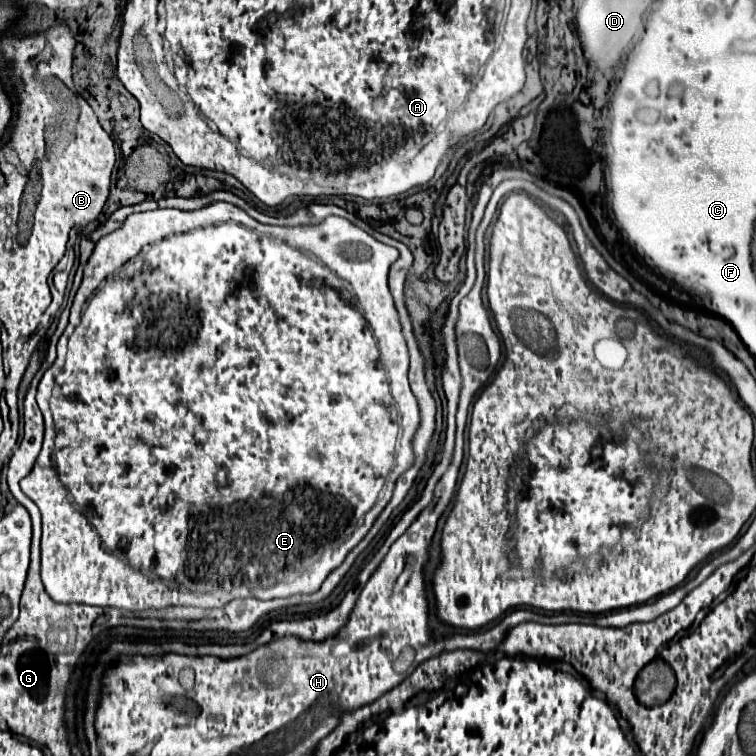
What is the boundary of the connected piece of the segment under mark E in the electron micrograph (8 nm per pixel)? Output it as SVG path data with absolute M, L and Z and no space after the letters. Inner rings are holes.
M213 203L213 205L207 205L207 207L203 207L203 209L201 209L201 211L191 211L191 213L185 213L185 211L179 211L179 209L155 209L155 211L147 211L147 213L135 213L135 215L131 215L131 217L127 217L127 221L125 221L125 223L123 223L123 227L121 227L121 229L117 229L117 231L113 231L113 233L111 233L111 235L105 235L105 237L101 237L101 239L99 239L99 241L97 241L97 245L95 245L95 249L93 249L93 255L91 255L91 259L89 259L89 263L87 263L87 267L85 267L85 273L83 273L83 283L81 283L81 287L79 287L79 291L77 291L77 295L75 295L75 299L73 299L73 305L71 305L71 317L69 317L69 322L68 322L68 325L67 325L67 327L66 327L66 329L65 329L65 330L64 330L64 332L63 332L63 334L62 334L62 336L61 336L61 337L60 337L60 338L59 338L59 341L58 341L58 343L57 343L57 357L56 357L56 360L55 360L55 362L54 362L54 363L53 363L53 365L52 365L52 366L51 366L51 367L50 367L50 368L49 368L49 369L48 369L48 370L47 370L47 371L46 371L46 372L45 372L45 373L44 373L44 375L43 375L43 377L42 377L42 379L41 379L41 381L40 381L40 382L39 382L39 385L38 385L38 389L37 389L37 394L36 394L36 401L37 401L37 404L38 404L38 406L39 406L39 408L40 408L40 410L41 410L41 412L42 412L42 414L43 414L43 418L44 418L44 428L45 428L45 431L44 431L44 439L43 439L43 444L42 444L42 449L41 449L41 453L39 453L39 455L38 455L38 457L37 457L37 461L35 461L35 465L33 465L33 469L31 469L31 473L29 473L29 475L27 475L27 477L23 477L23 479L21 479L21 489L23 489L23 493L25 493L25 495L27 495L27 497L29 497L29 499L31 499L31 501L33 501L33 503L35 503L35 505L37 505L37 507L39 507L39 509L41 509L41 515L43 515L43 537L41 537L41 579L43 579L43 585L45 585L45 589L47 589L47 593L49 593L49 595L51 595L51 599L55 599L55 601L59 601L59 603L85 603L85 605L99 605L99 607L121 607L121 609L129 609L129 611L143 611L143 609L149 609L149 607L155 607L155 609L163 609L163 607L169 607L169 605L193 605L193 607L205 607L205 609L207 609L207 607L223 607L223 605L225 605L225 603L227 603L227 601L231 601L231 599L235 599L235 597L257 597L257 599L275 599L275 597L289 597L289 595L295 595L295 593L311 593L311 591L317 591L317 589L319 589L319 585L322 585L322 583L323 583L323 582L324 582L324 579L326 579L326 577L327 577L327 576L328 576L328 575L329 575L329 573L331 573L331 571L333 571L333 570L334 570L334 569L336 569L336 568L337 568L337 567L339 567L339 565L341 565L341 563L342 563L342 562L343 562L343 559L345 559L345 555L347 555L347 553L349 553L349 551L351 551L351 549L353 549L353 547L355 547L355 545L357 545L357 543L359 543L359 541L361 541L361 539L363 539L363 537L365 537L365 533L367 533L367 531L369 531L369 530L370 530L370 529L371 529L371 525L373 525L373 521L375 521L375 519L377 519L377 515L379 515L379 513L381 513L381 511L383 511L383 507L385 507L385 505L387 505L387 503L389 503L389 499L391 499L391 493L393 493L393 487L395 487L395 481L397 481L397 477L399 477L399 475L401 475L401 473L403 473L403 471L405 471L405 469L407 469L407 467L409 467L409 465L411 465L411 461L413 461L413 449L411 449L411 437L413 437L413 435L415 435L415 429L417 429L417 425L419 425L419 405L417 405L417 401L415 401L415 395L413 395L413 393L411 393L411 389L409 389L409 381L407 381L407 369L409 369L409 357L407 357L407 345L405 345L405 341L403 341L403 335L401 335L401 325L399 325L399 317L397 317L397 313L395 313L395 305L393 305L393 297L391 297L391 293L389 293L389 287L387 287L387 273L389 273L389 267L391 267L391 263L393 263L393 261L395 261L395 259L397 259L397 251L395 251L395 249L393 249L393 247L389 247L389 245L383 245L383 243L379 243L379 241L377 241L377 239L373 239L373 237L371 237L371 235L369 235L369 233L365 233L365 231L363 231L363 229L359 229L359 227L355 227L355 225L351 225L351 223L349 223L349 221L347 221L347 219L341 219L341 217L327 217L327 219L325 219L325 221L323 221L323 223L321 223L321 225L307 225L307 227L273 227L273 225L263 225L263 223L259 223L259 221L257 221L257 220L255 220L255 219L253 219L253 217L251 217L251 215L247 215L247 213L245 213L245 211L243 211L243 209L239 209L239 207L235 207L235 205L229 205L229 203ZM95 289L97 289L97 293L95 293L95 295L93 295L93 299L91 299L91 301L89 301L89 305L87 305L87 309L85 309L85 313L83 313L83 315L81 315L81 309L83 309L83 305L85 305L85 301L87 301L87 299L89 299L89 295L91 295L91 293L93 293L93 291L95 291ZM53 441L55 441L55 465L57 465L57 471L59 471L59 475L57 475L57 471L55 471L55 465L53 465ZM63 485L65 485L65 487L67 487L67 489L69 489L69 493L71 493L71 497L73 497L73 501L75 501L75 507L77 507L77 509L79 509L79 511L77 511L77 509L75 509L75 507L73 507L73 505L71 505L71 501L69 501L69 493L67 493L67 489L65 489L65 487L63 487Z

